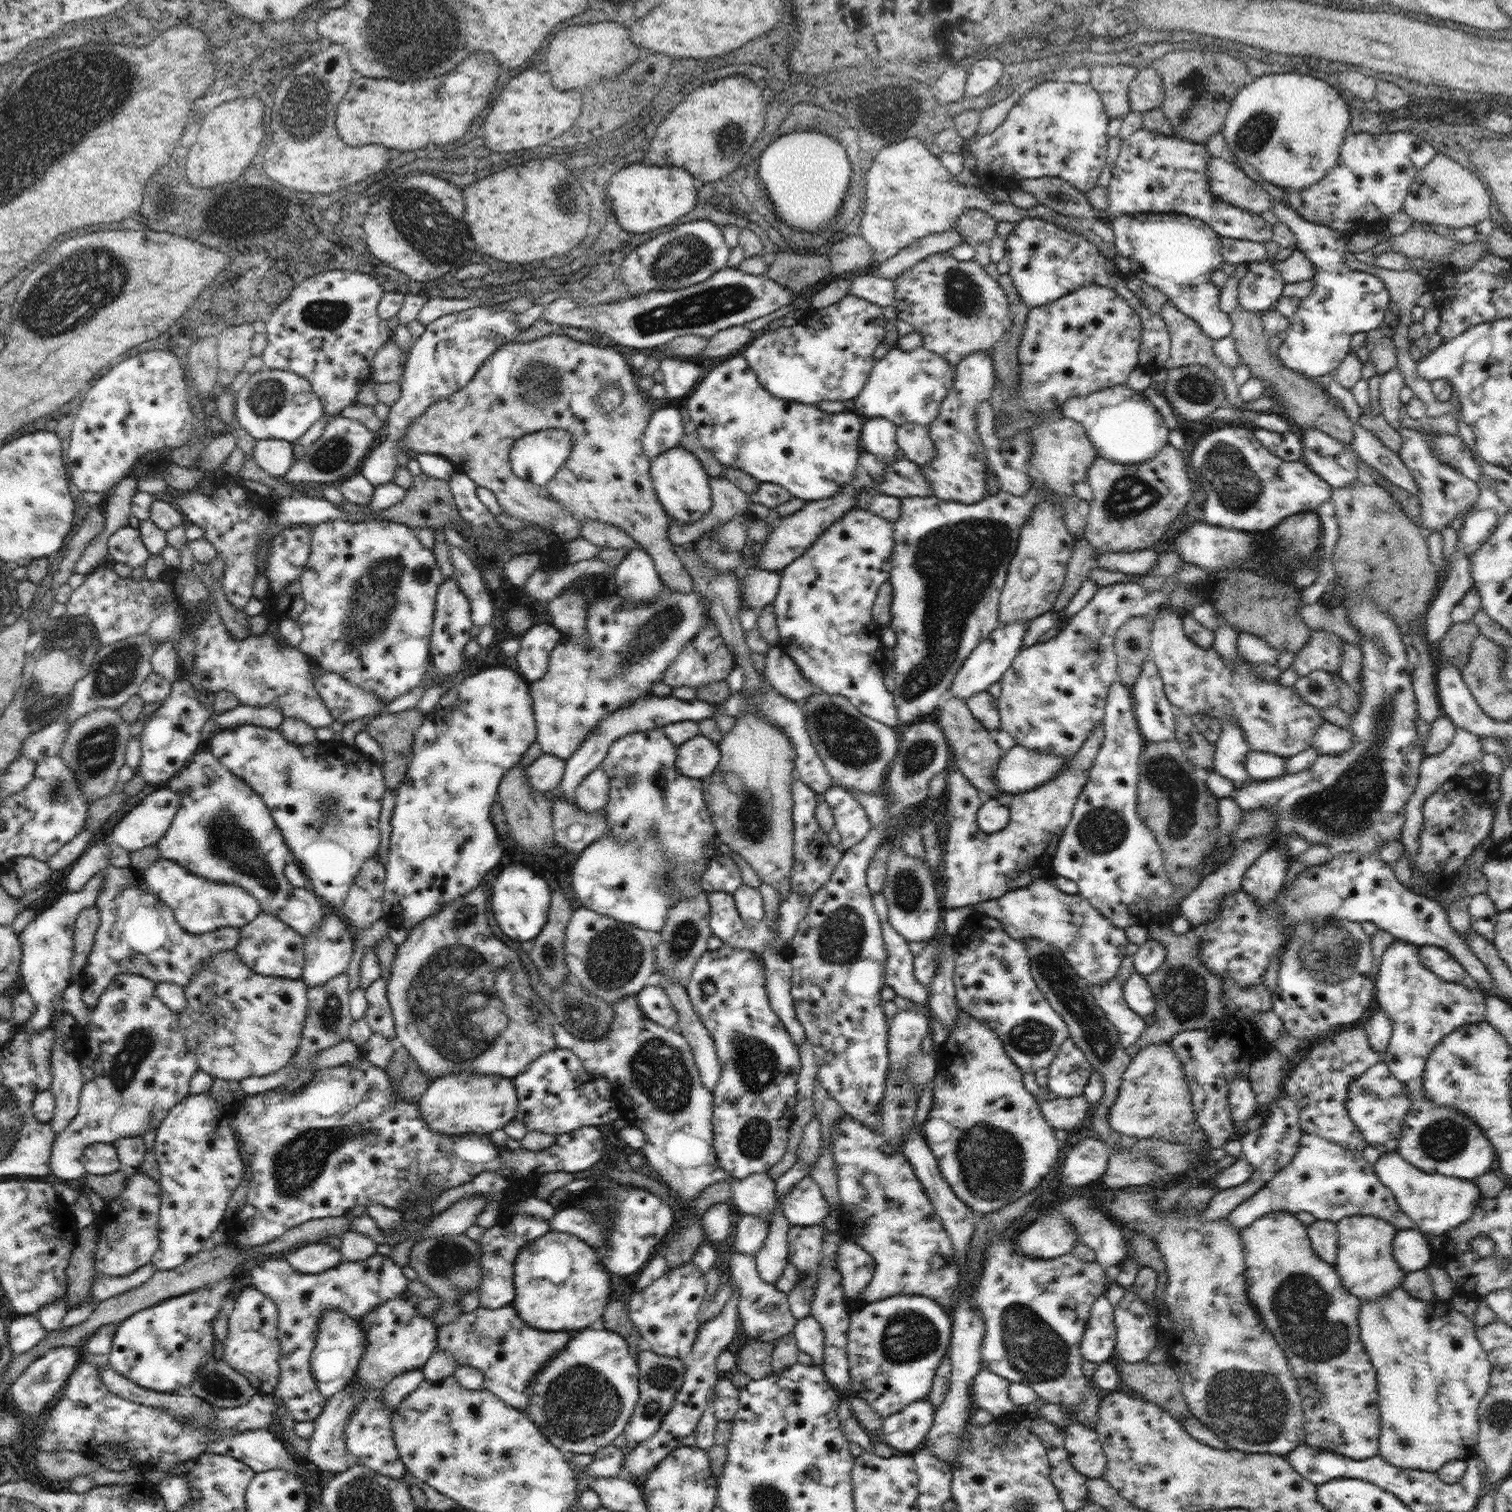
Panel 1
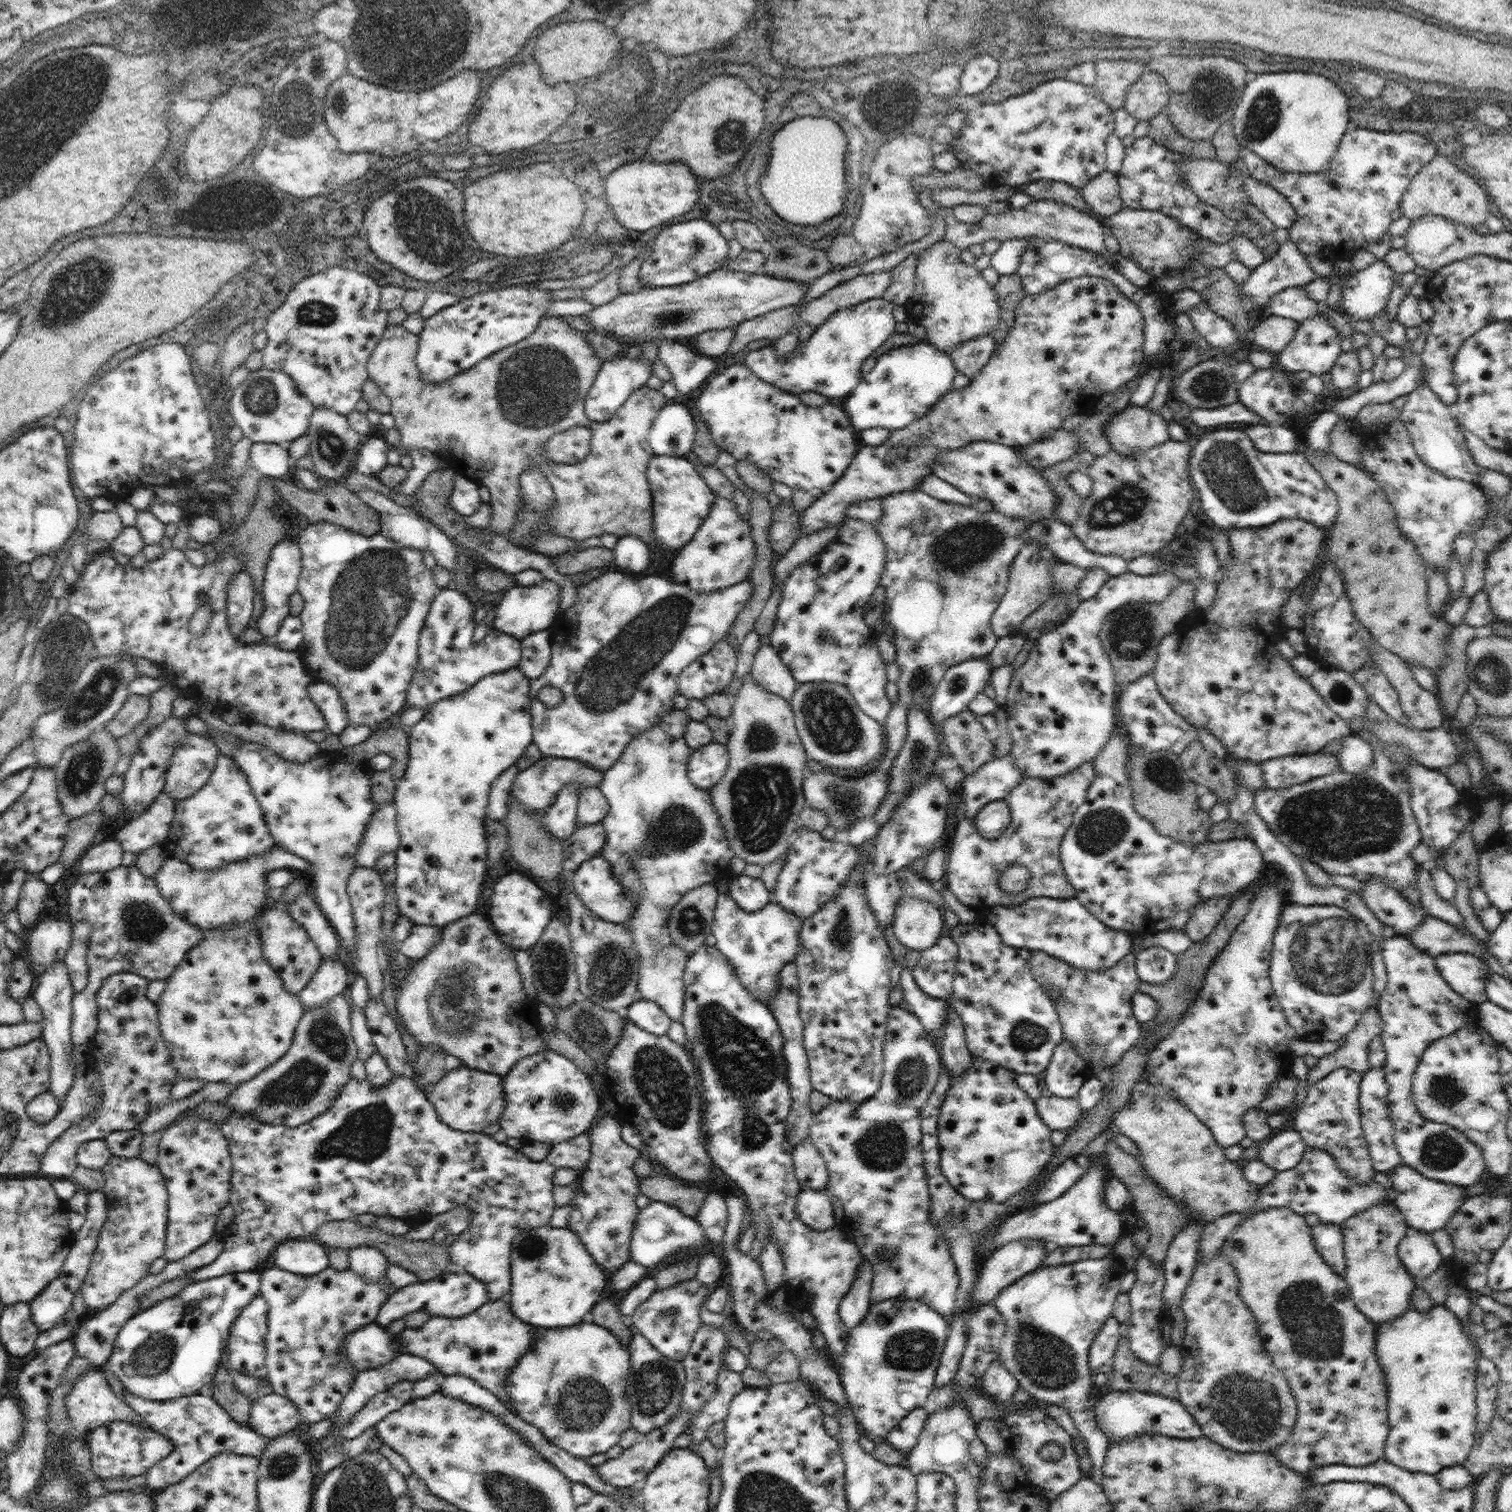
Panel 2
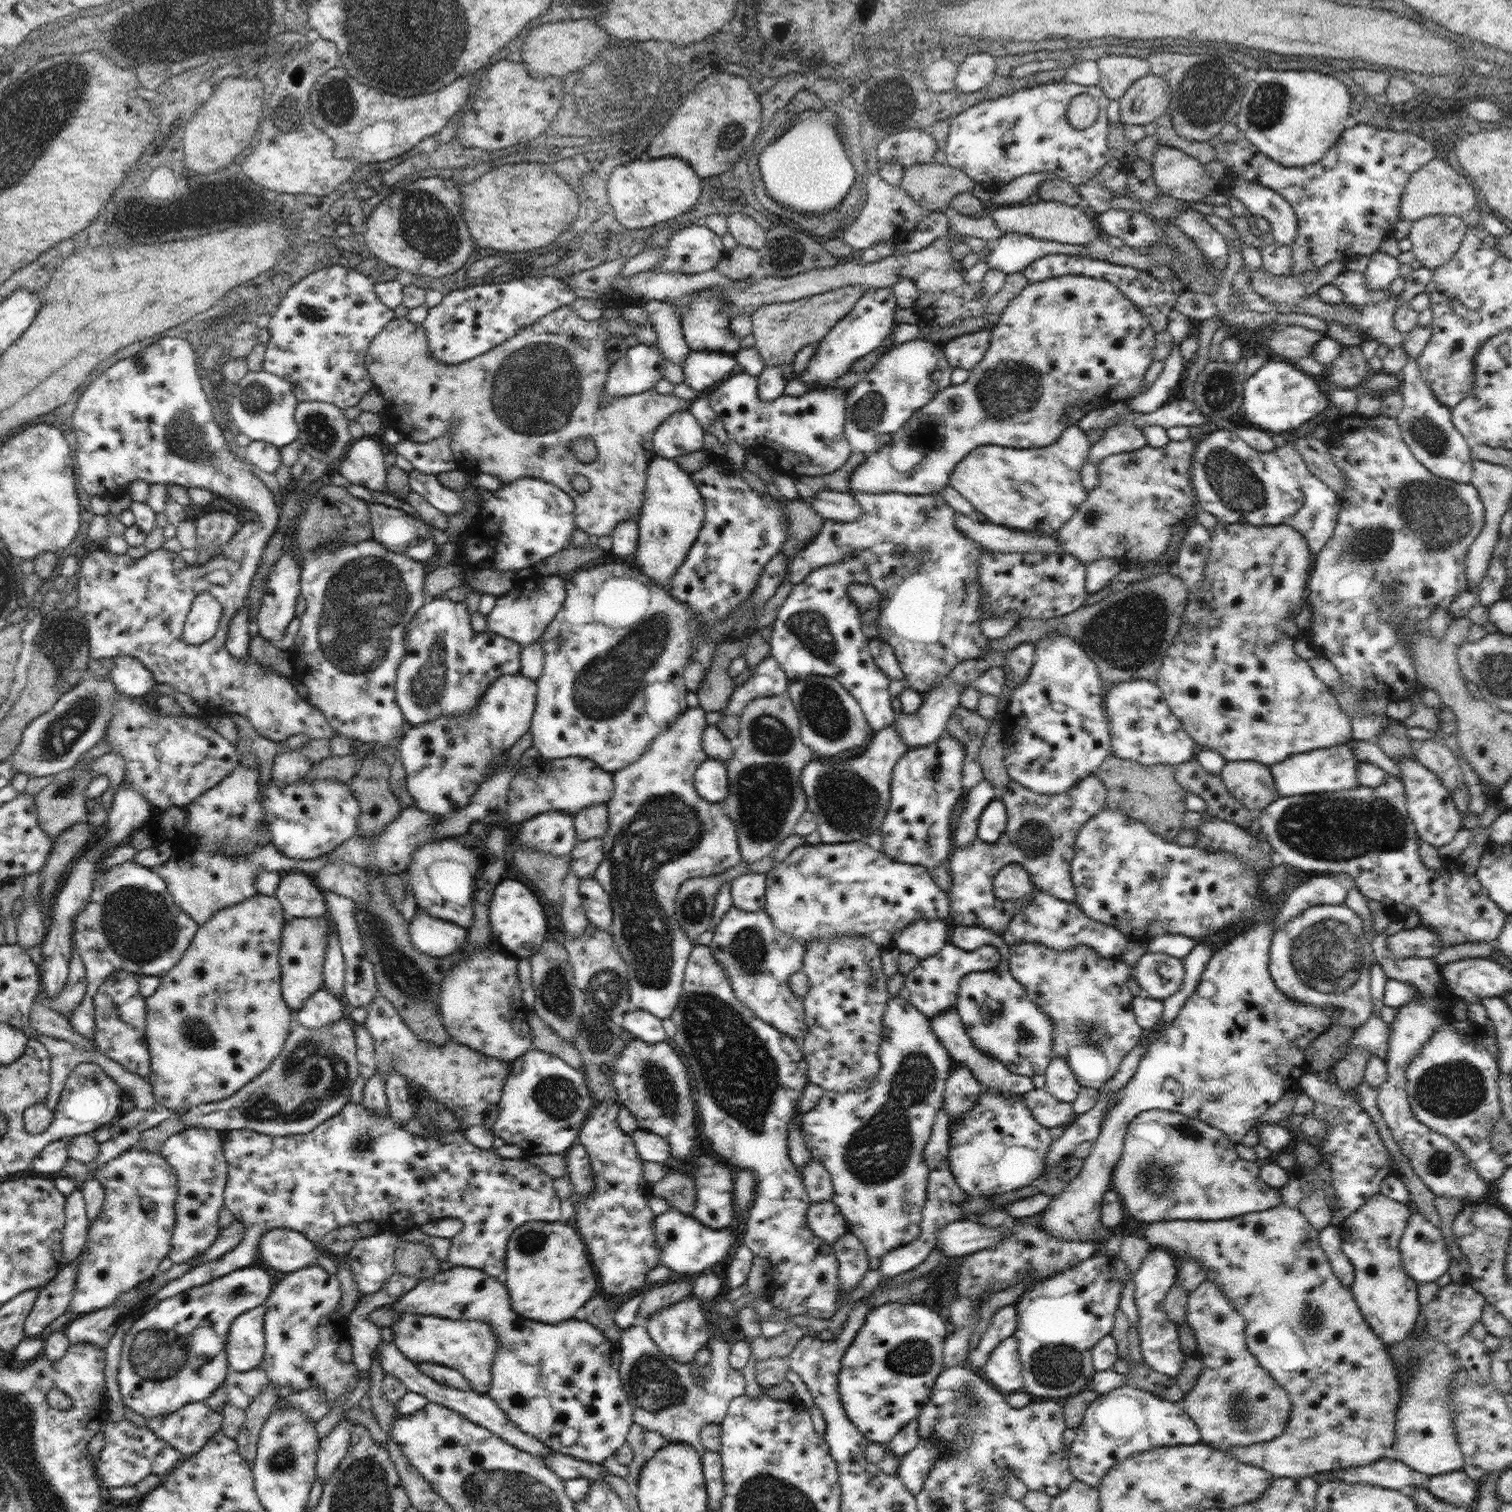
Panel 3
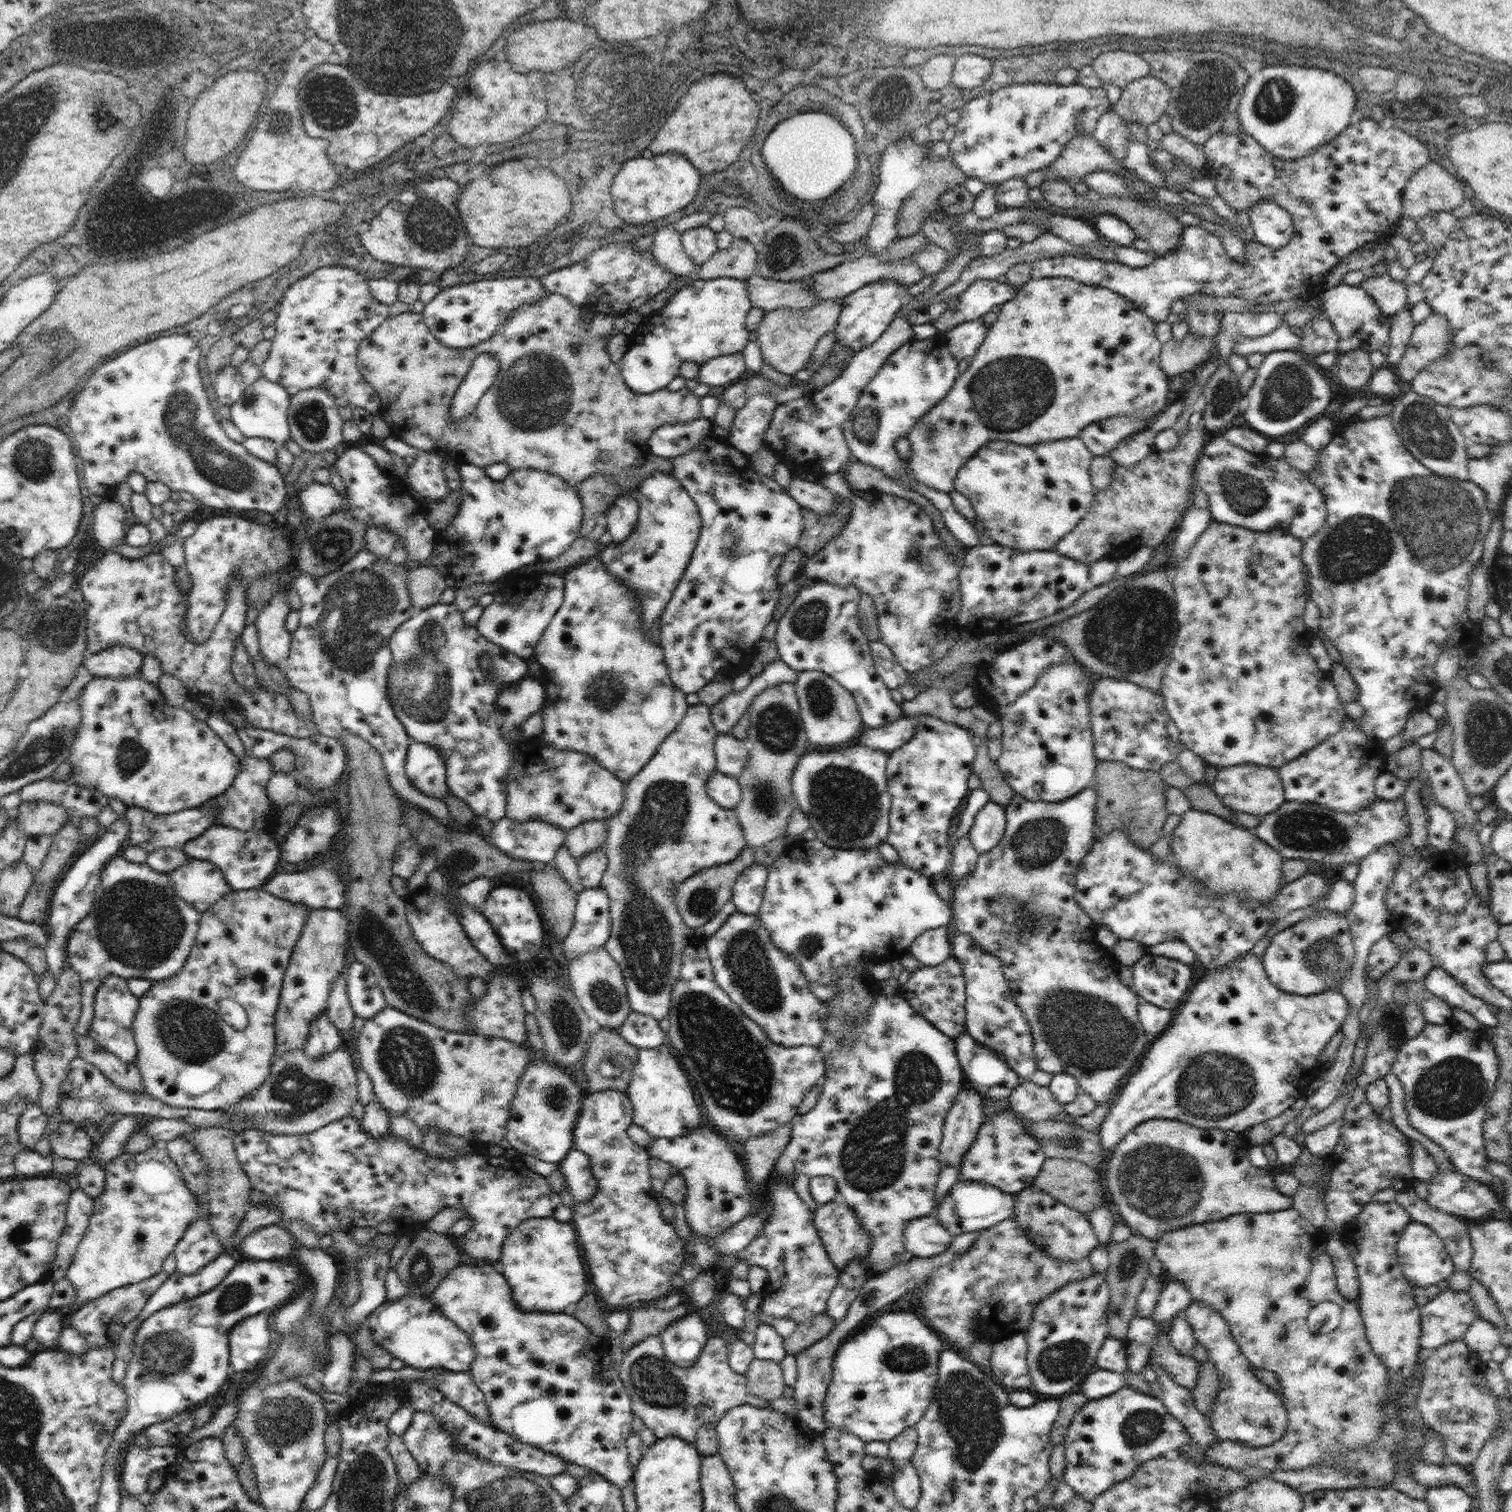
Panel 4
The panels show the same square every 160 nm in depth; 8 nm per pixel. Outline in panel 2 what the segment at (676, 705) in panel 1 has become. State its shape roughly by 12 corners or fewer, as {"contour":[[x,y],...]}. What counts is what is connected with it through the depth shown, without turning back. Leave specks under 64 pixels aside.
{"contour":[[569,784],[542,814],[562,842],[576,832],[577,786]]}

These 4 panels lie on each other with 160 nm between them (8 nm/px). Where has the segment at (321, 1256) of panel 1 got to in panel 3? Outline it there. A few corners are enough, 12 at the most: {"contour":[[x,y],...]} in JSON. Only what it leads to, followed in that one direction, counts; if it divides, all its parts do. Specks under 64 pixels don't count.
{"contour":[[289,1228],[266,1231],[259,1256],[291,1273],[314,1265],[319,1244]]}

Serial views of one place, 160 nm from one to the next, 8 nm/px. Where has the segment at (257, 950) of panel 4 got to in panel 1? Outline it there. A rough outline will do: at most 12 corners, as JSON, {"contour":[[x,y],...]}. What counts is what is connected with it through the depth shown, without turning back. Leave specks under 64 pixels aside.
{"contour":[[234,949],[184,987],[198,1069],[242,1081],[289,1064],[308,986]]}

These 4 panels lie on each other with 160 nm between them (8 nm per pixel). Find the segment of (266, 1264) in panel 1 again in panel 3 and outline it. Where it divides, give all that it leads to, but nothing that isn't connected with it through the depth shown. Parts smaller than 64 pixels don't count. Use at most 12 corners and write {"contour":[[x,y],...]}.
{"contour":[[318,1264],[265,1300],[270,1381],[320,1389],[353,1390],[339,1280]]}

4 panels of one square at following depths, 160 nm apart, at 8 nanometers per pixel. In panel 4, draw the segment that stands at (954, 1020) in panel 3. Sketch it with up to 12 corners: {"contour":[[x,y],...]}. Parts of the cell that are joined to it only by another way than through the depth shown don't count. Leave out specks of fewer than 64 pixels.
{"contour":[[968,1031],[956,1054],[974,1090],[1009,1100],[1022,1084],[1003,1057]]}

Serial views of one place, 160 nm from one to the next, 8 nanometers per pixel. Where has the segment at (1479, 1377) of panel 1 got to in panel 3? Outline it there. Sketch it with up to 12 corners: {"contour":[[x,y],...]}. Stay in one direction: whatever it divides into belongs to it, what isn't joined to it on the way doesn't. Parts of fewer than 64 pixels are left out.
{"contour":[[1425,1329],[1387,1348],[1410,1359],[1390,1455],[1428,1477],[1461,1470],[1451,1410],[1460,1366]]}

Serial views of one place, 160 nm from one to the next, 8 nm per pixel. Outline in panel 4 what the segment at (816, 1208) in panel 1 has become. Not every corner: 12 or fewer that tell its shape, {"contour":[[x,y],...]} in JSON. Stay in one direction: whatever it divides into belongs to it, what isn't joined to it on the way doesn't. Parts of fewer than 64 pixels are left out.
{"contour":[[836,1199],[813,1221],[839,1272],[859,1256],[869,1277],[871,1236]]}

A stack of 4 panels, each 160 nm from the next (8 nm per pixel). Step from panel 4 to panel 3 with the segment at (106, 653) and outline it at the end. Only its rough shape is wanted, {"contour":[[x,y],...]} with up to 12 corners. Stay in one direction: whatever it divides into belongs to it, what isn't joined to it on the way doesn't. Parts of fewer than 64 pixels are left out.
{"contour":[[130,656],[109,671],[117,692],[142,697],[157,684]]}

